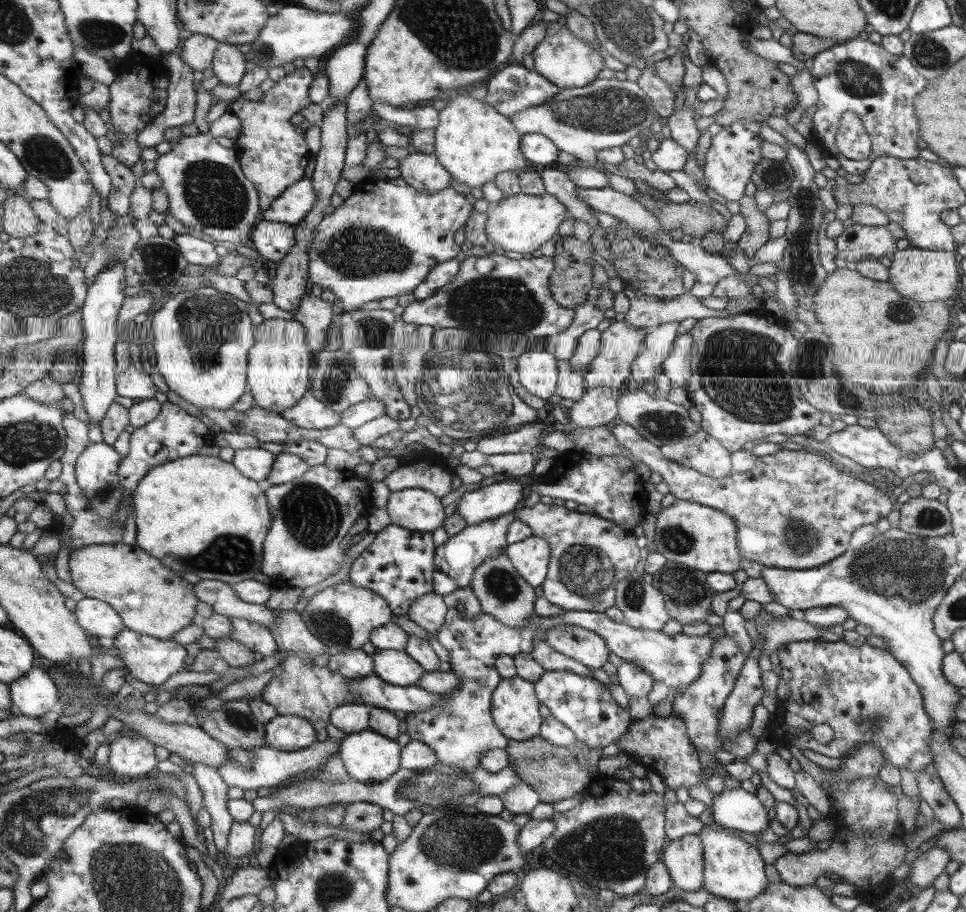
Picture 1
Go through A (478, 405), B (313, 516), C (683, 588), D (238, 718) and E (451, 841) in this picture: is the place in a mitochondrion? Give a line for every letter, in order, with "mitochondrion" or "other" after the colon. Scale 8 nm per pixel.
A: mitochondrion
B: mitochondrion
C: mitochondrion
D: mitochondrion
E: mitochondrion

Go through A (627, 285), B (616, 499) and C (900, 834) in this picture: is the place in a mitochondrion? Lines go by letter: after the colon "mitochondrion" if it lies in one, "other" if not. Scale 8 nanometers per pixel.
A: other
B: other
C: other

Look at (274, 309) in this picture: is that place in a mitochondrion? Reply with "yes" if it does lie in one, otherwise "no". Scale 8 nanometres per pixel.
no

